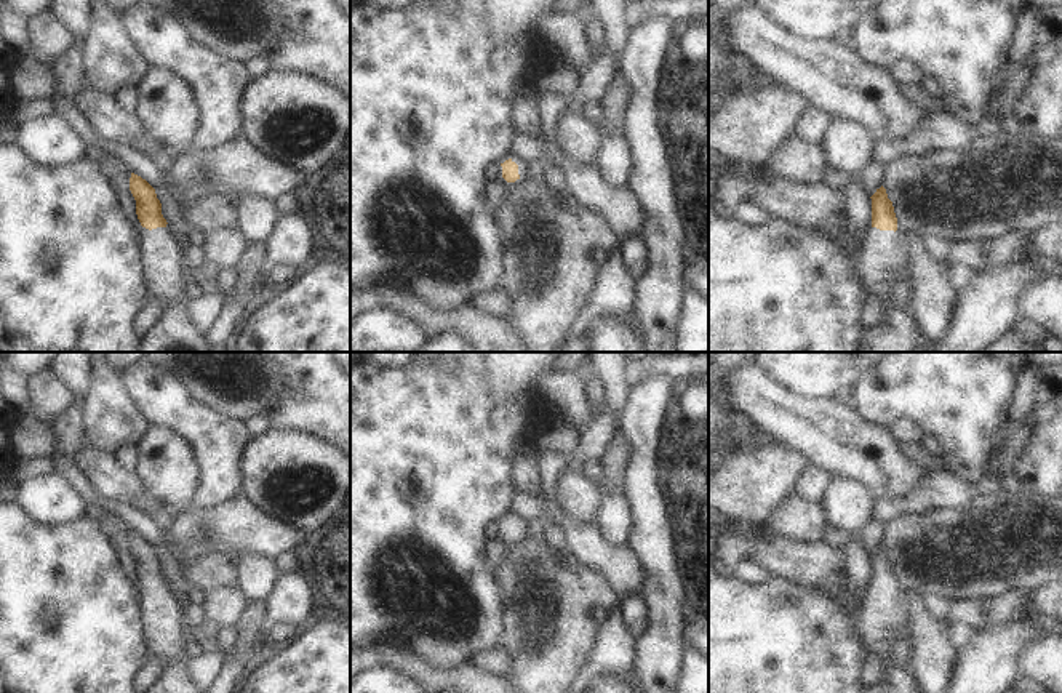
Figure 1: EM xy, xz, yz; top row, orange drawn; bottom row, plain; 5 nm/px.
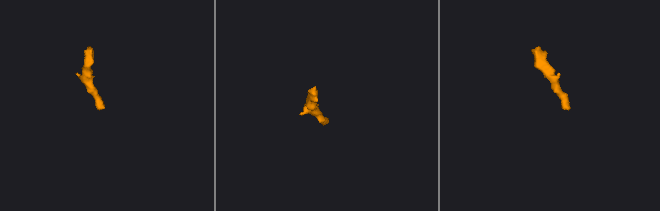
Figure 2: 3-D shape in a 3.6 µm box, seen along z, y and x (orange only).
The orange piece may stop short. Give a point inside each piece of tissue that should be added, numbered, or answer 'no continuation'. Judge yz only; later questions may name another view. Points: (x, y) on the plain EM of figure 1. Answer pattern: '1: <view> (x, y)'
1: yz (883, 612)

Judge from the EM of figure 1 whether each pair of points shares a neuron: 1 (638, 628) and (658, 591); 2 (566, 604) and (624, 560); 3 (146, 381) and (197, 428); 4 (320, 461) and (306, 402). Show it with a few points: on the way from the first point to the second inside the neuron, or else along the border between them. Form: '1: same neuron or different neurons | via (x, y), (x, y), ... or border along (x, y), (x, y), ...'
1: different neurons | border along (643, 594), (650, 607), (650, 628), (638, 639)
2: different neurons | border along (579, 560), (598, 568), (624, 597)
3: same neuron | via (159, 392), (184, 415)
4: different neurons | border along (277, 428), (317, 434), (333, 444)

